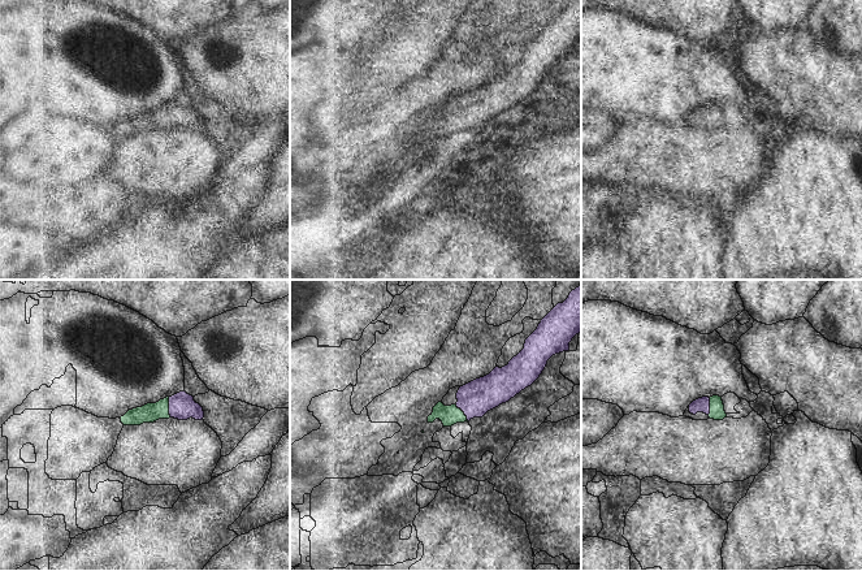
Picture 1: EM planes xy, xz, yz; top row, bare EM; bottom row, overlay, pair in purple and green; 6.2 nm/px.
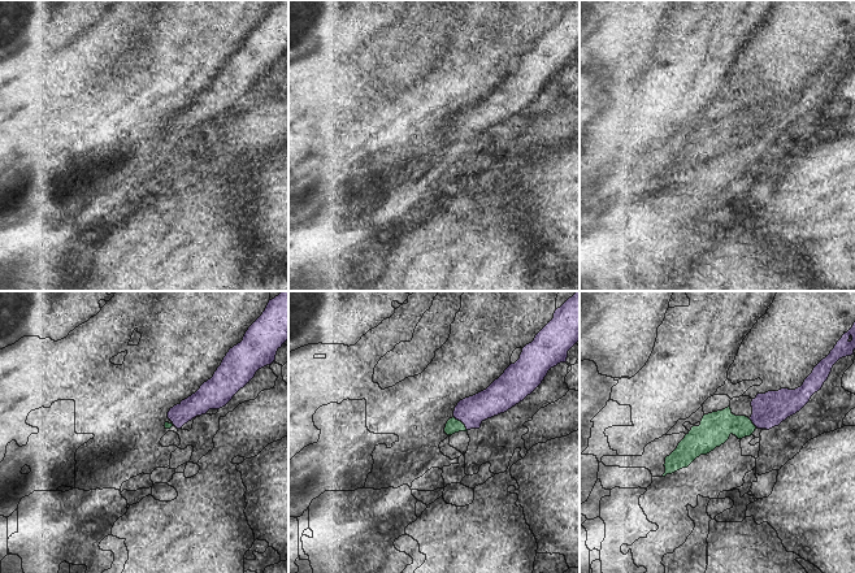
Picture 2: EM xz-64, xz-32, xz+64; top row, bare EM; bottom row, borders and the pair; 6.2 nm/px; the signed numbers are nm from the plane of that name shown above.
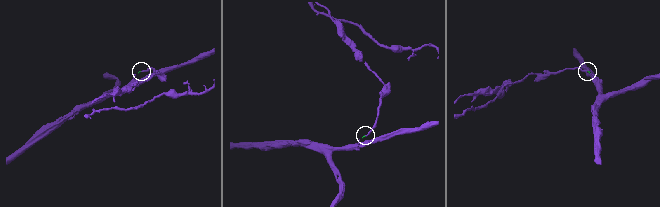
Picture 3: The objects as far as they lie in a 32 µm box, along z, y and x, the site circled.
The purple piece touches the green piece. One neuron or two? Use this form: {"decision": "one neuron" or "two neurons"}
{"decision": "one neuron"}

